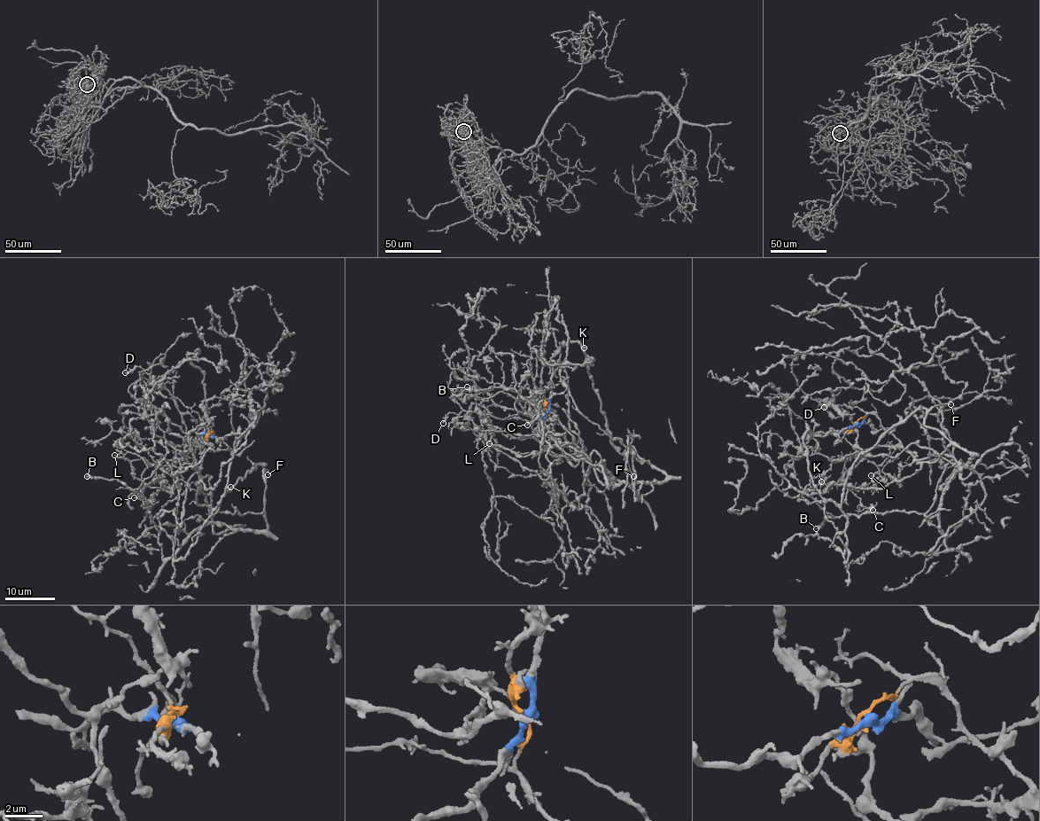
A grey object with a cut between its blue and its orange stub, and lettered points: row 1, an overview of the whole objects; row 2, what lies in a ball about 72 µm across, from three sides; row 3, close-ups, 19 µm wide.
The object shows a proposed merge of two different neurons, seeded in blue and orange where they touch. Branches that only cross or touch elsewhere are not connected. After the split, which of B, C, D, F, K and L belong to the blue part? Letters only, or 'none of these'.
B, F, K

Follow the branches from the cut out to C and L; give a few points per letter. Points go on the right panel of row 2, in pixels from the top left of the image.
C: (856, 422), (873, 413), (884, 430), (898, 442), (892, 447), (874, 446), (842, 478), (860, 504), (873, 509)
L: (856, 422), (873, 413), (912, 457), (903, 467), (899, 464), (901, 480), (897, 482), (879, 472), (871, 476)

